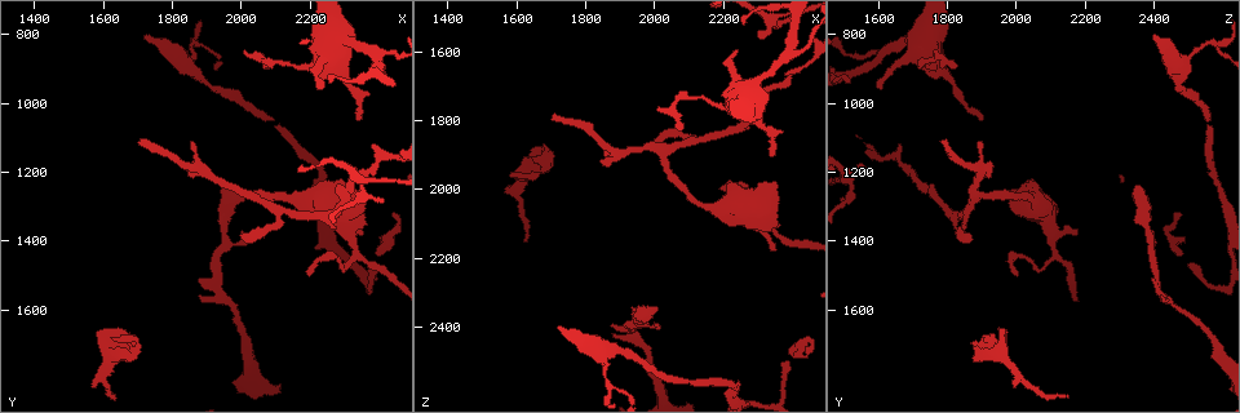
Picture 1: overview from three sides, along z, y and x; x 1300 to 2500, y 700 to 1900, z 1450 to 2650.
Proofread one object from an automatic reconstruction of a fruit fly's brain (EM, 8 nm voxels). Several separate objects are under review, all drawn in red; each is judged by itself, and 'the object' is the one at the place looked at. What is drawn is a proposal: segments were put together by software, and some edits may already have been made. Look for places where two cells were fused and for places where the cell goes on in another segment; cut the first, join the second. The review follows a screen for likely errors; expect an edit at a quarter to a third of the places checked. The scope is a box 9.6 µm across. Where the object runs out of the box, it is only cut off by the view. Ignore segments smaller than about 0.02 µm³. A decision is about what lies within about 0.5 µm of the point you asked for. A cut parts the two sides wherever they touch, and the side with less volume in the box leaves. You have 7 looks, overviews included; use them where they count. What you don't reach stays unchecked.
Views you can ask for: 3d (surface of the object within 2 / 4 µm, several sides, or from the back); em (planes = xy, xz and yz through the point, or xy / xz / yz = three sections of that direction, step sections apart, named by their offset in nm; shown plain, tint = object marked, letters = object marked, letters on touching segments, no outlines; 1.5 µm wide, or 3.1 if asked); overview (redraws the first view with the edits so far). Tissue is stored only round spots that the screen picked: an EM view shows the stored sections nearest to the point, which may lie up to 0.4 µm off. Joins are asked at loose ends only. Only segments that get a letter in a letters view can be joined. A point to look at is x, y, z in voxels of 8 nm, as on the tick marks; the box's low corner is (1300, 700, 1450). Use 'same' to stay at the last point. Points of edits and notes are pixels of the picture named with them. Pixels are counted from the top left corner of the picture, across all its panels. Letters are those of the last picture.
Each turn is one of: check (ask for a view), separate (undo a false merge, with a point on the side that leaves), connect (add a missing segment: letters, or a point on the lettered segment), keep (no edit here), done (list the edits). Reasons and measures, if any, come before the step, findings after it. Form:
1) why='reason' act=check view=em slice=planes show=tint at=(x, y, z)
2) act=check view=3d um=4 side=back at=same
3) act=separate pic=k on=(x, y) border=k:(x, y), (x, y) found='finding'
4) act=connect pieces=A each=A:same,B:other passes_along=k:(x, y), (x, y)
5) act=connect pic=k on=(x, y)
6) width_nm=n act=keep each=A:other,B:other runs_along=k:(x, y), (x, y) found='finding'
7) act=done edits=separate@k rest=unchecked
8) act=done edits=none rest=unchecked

why='abrupt turn' act=check view=em slice=planes show=letters at=(2120, 1310, 1860)

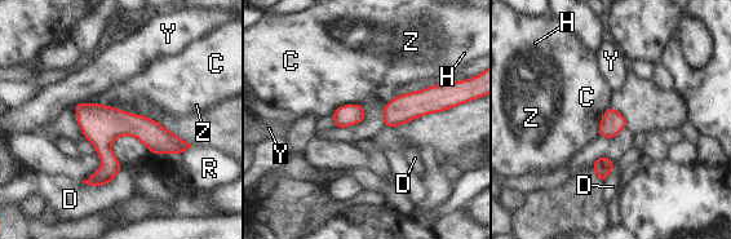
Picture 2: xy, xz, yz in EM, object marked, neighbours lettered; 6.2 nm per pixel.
longest_contact=C:360nm act=keep each=C:other,D:other,H:other,R:other,Y:other,Z:other found='all the same cell'

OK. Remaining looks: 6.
act=check view=3d um=4 at=(2210, 1500, 2000)

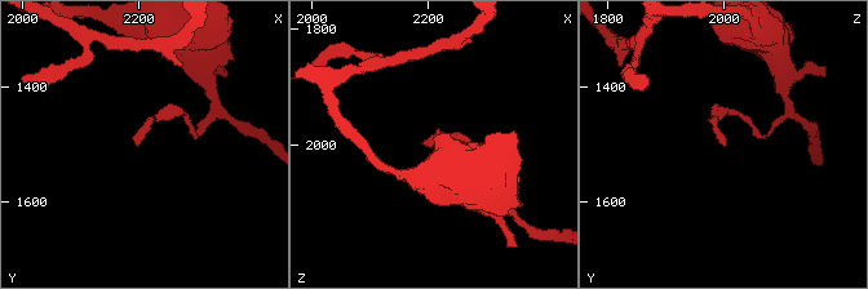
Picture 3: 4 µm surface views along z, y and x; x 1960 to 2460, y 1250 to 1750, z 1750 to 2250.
act=check view=em slice=planes show=tint at=(2205, 1495, 2005)

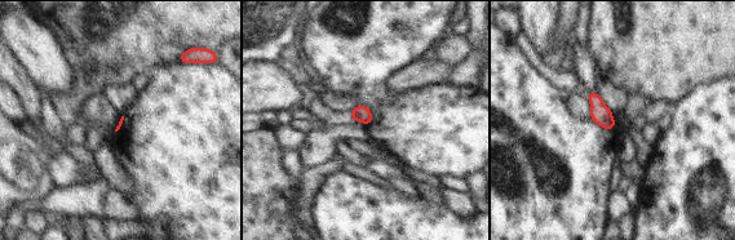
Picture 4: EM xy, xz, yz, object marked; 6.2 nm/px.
act=check view=em slice=planes show=letters at=same

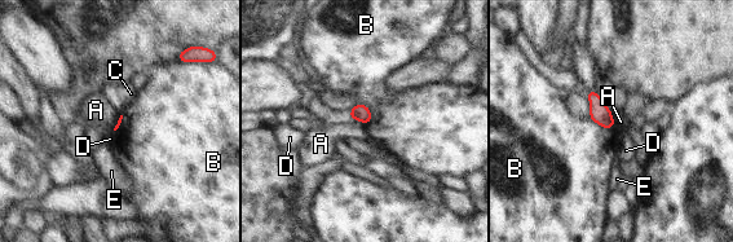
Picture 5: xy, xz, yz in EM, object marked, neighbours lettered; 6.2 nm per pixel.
longest_contact=B:150nm act=keep each=A:other,B:other,C:other,D:other,E:other border=5:(349, 115), (369, 124) found='no lettered segment goes on from it'

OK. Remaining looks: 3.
why='branch stops here' act=check view=em slice=planes show=letters at=(1720, 800, 2400)

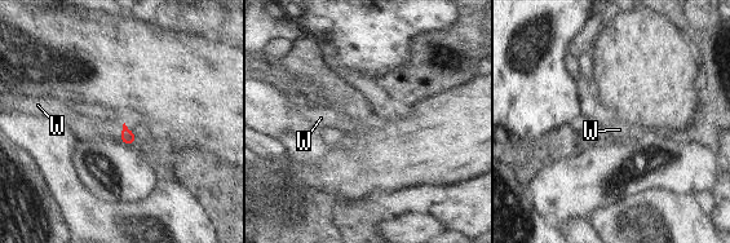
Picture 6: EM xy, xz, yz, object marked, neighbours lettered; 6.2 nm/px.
act=connect pieces=W each=W:same passes_along=6:(127, 136), (123, 131), (88, 127) found='it goes on there'

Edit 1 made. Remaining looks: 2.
act=done edits=connect@6 rest=unchecked

